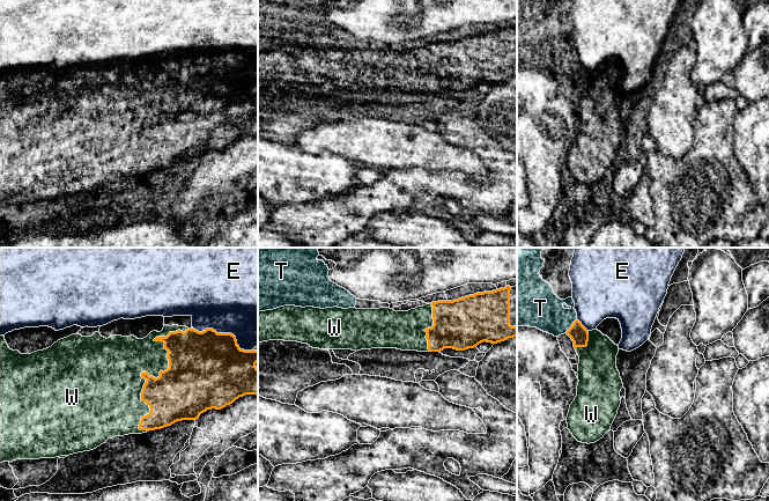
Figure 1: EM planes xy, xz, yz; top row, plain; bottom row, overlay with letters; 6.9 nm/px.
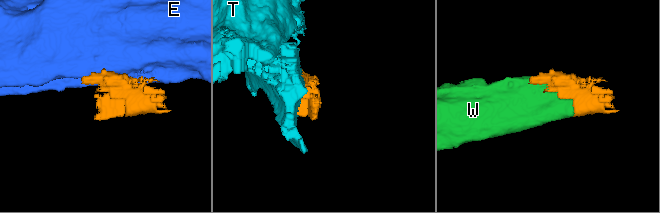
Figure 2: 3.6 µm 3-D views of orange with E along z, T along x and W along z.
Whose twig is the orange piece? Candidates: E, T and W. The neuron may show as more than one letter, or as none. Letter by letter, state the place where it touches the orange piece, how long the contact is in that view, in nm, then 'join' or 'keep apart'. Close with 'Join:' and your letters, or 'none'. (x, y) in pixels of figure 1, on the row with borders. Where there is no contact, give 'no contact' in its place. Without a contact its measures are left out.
E: xy (226, 333) | 440 nm | keep apart
T: yz (571, 325) | 120 nm | keep apart
W: xy (160, 375) | 800 nm | join
Join: W

